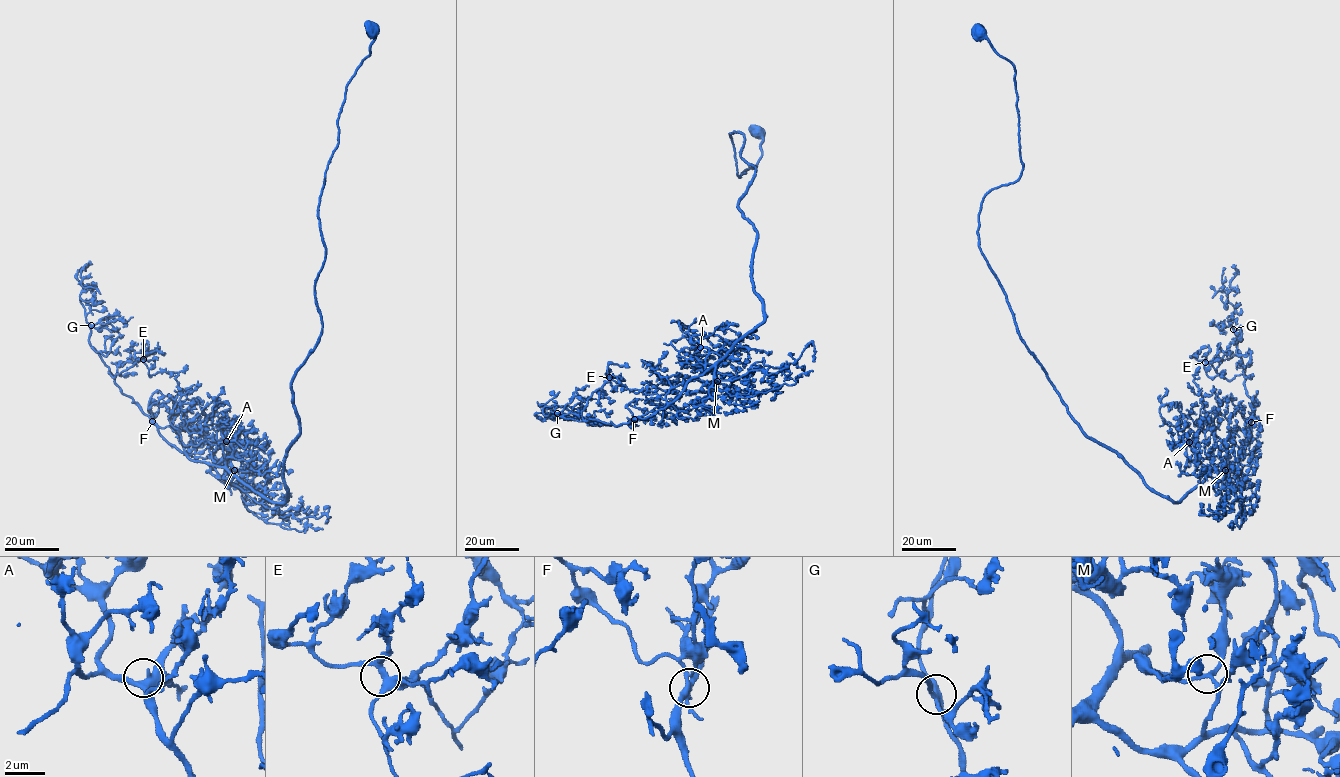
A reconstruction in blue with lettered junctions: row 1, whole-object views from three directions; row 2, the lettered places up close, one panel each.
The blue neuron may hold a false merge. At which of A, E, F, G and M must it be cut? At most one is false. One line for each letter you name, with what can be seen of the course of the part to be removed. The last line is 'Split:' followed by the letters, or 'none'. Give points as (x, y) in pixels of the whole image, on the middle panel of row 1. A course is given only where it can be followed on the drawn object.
Split: none

